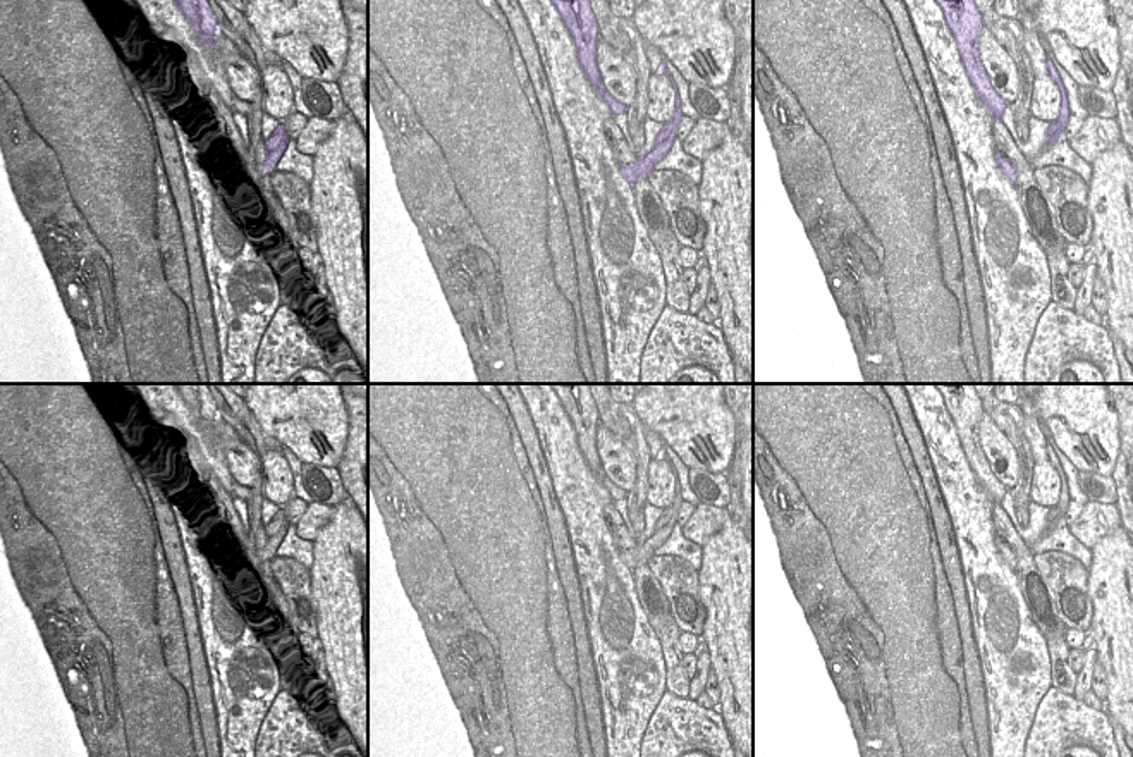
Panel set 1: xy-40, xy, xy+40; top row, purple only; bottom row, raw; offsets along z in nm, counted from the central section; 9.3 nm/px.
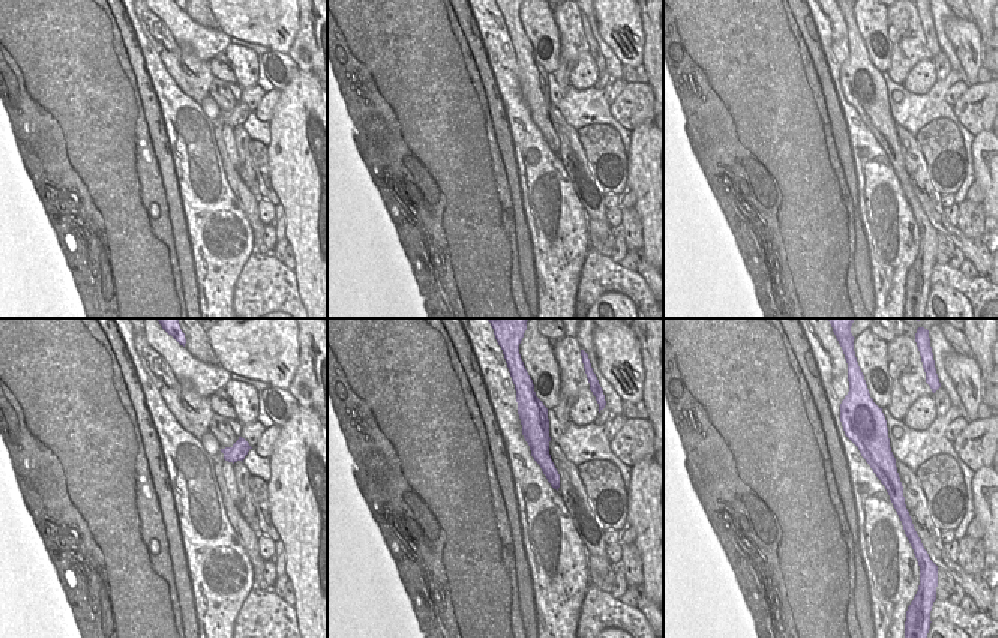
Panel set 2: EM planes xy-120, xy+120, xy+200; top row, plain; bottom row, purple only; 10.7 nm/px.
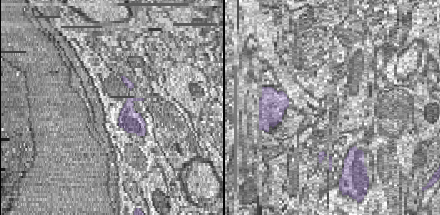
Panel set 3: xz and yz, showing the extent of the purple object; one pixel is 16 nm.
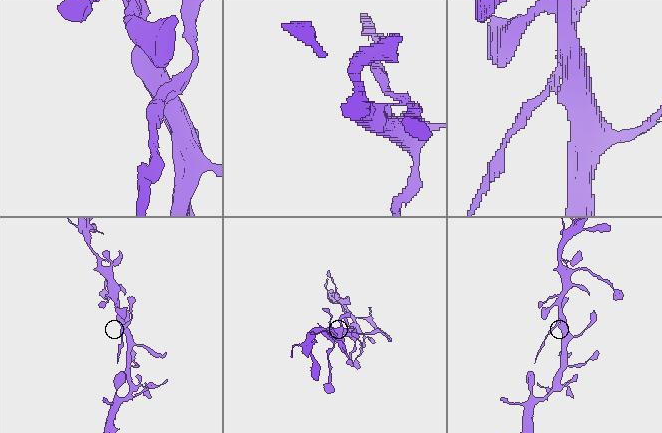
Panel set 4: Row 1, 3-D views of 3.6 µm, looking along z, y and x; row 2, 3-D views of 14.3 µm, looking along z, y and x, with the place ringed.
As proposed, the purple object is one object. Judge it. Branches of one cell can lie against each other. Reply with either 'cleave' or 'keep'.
cleave

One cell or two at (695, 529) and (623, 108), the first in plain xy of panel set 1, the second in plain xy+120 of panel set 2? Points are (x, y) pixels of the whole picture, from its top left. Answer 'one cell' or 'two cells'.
one cell

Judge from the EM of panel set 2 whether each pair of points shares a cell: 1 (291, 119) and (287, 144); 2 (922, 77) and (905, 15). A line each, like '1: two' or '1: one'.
1: one
2: two

